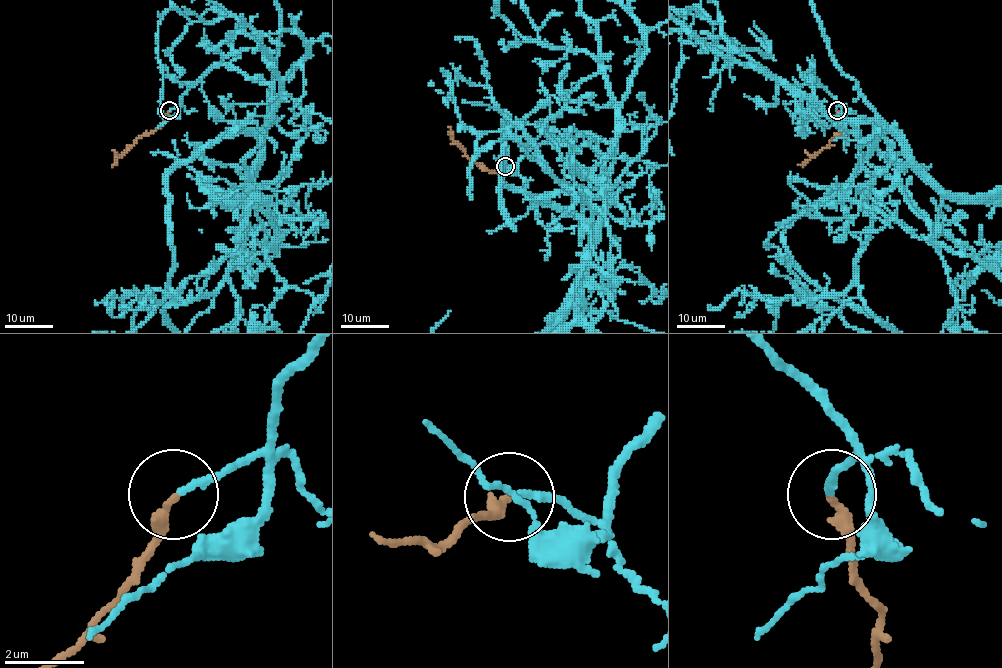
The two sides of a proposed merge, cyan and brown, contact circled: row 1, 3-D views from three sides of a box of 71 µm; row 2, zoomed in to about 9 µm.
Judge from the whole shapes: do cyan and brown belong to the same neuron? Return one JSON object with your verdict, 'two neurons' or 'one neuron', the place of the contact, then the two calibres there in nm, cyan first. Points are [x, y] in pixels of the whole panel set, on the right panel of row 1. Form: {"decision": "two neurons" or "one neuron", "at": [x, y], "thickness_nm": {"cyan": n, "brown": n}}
{"decision": "one neuron", "at": [837, 110], "thickness_nm": {"cyan": 190, "brown": 280}}

